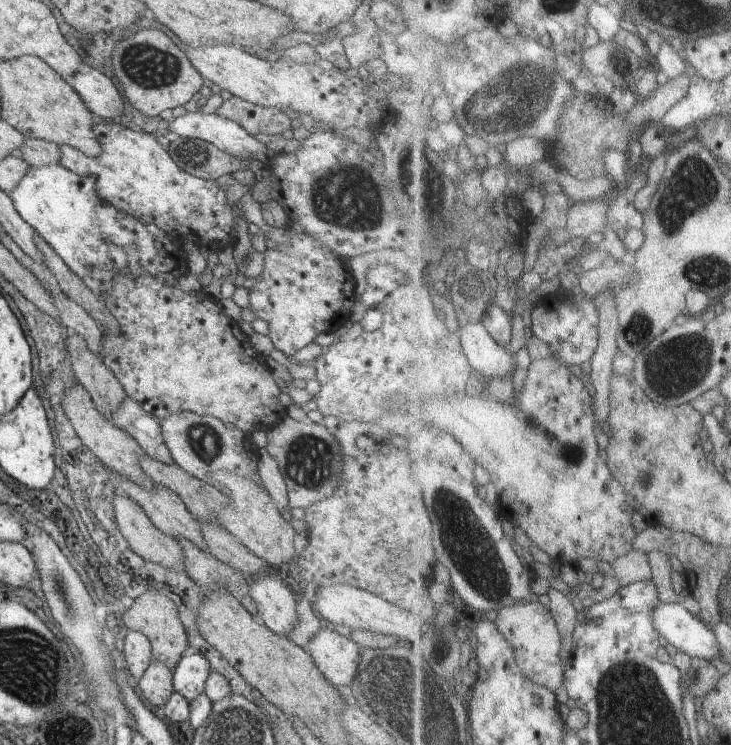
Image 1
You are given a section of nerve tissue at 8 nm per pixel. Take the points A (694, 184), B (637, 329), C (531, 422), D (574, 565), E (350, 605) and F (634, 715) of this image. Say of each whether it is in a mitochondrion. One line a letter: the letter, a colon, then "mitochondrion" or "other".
A: mitochondrion
B: mitochondrion
C: mitochondrion
D: other
E: other
F: mitochondrion

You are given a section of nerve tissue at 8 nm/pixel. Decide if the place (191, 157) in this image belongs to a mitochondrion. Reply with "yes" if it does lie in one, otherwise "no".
yes

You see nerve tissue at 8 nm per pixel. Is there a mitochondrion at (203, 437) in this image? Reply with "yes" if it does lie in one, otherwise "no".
yes

